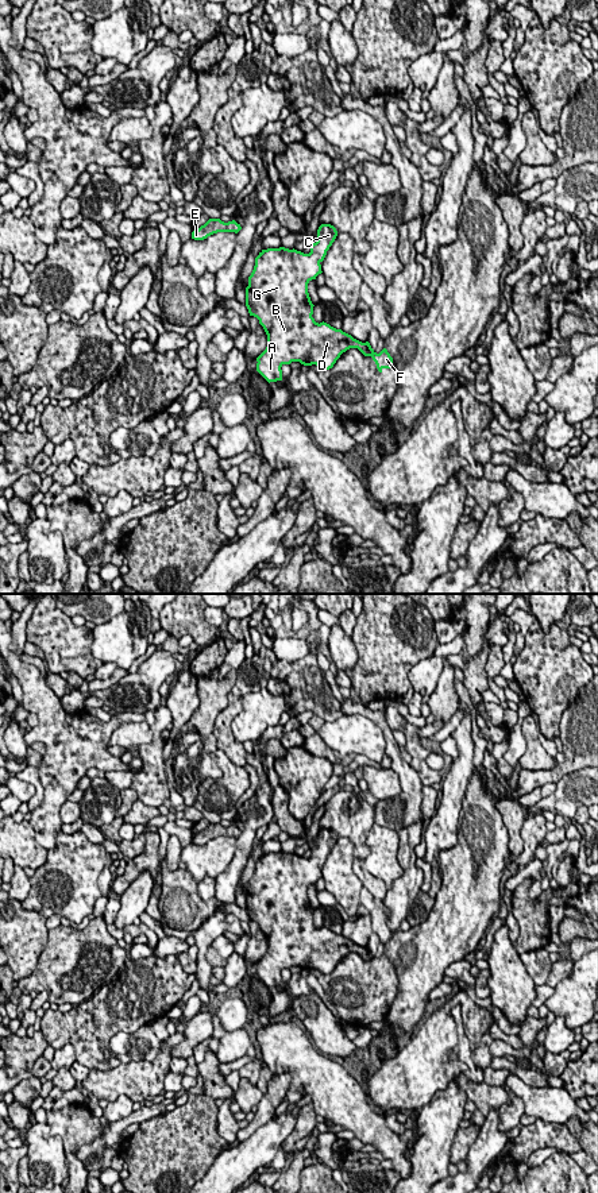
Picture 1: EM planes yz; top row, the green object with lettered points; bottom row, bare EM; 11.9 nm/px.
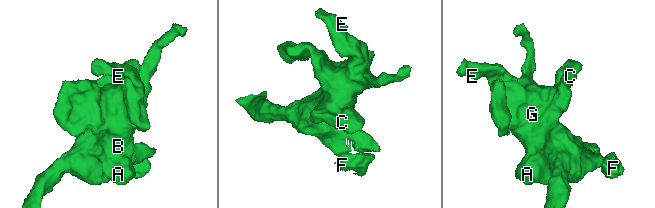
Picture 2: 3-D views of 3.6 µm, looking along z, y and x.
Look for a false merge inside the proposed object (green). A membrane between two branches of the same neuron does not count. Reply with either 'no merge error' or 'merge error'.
merge error

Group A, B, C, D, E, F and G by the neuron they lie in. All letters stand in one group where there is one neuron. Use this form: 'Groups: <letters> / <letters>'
Groups: A B C D E G / F

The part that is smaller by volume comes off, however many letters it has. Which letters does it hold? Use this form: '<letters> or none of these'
F

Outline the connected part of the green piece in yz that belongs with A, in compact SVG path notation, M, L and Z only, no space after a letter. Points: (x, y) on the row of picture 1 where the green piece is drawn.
M321 224L317 229L317 242L310 244L309 254L279 247L262 250L255 258L255 266L246 287L246 306L250 316L259 320L267 335L267 347L256 358L256 371L269 383L282 381L281 367L292 362L300 362L304 366L316 364L323 370L329 370L350 348L358 348L364 356L374 352L369 341L362 343L324 321L316 323L312 317L315 305L308 293L308 283L323 273L320 263L336 236L337 231L333 225Z

